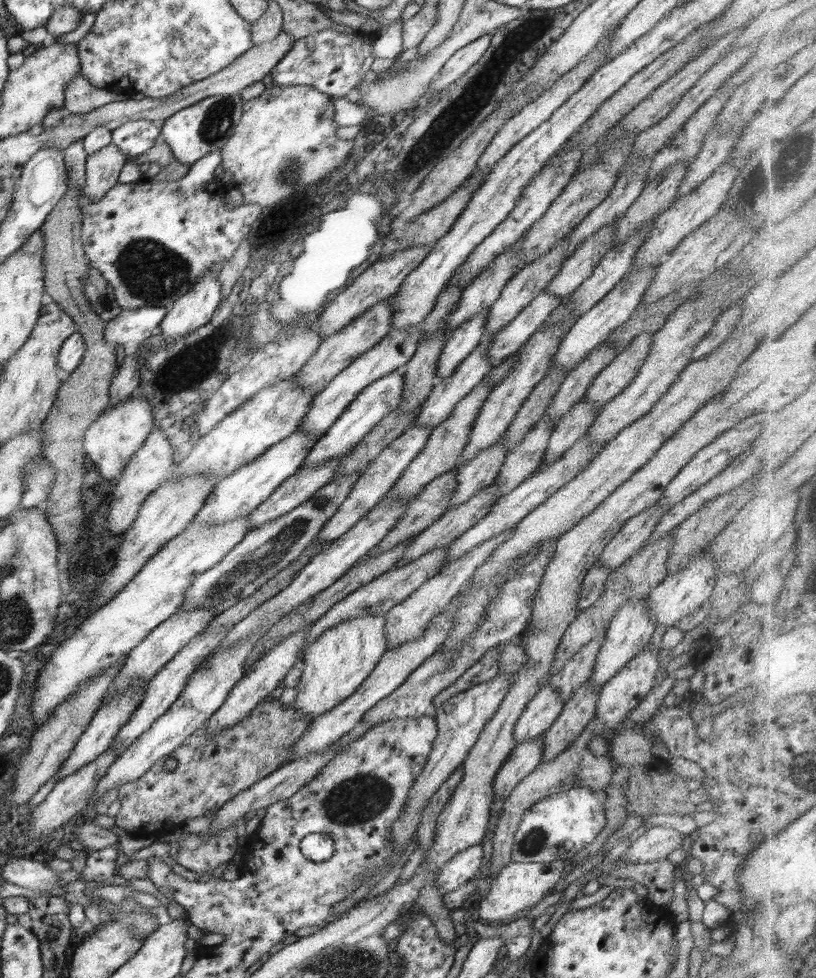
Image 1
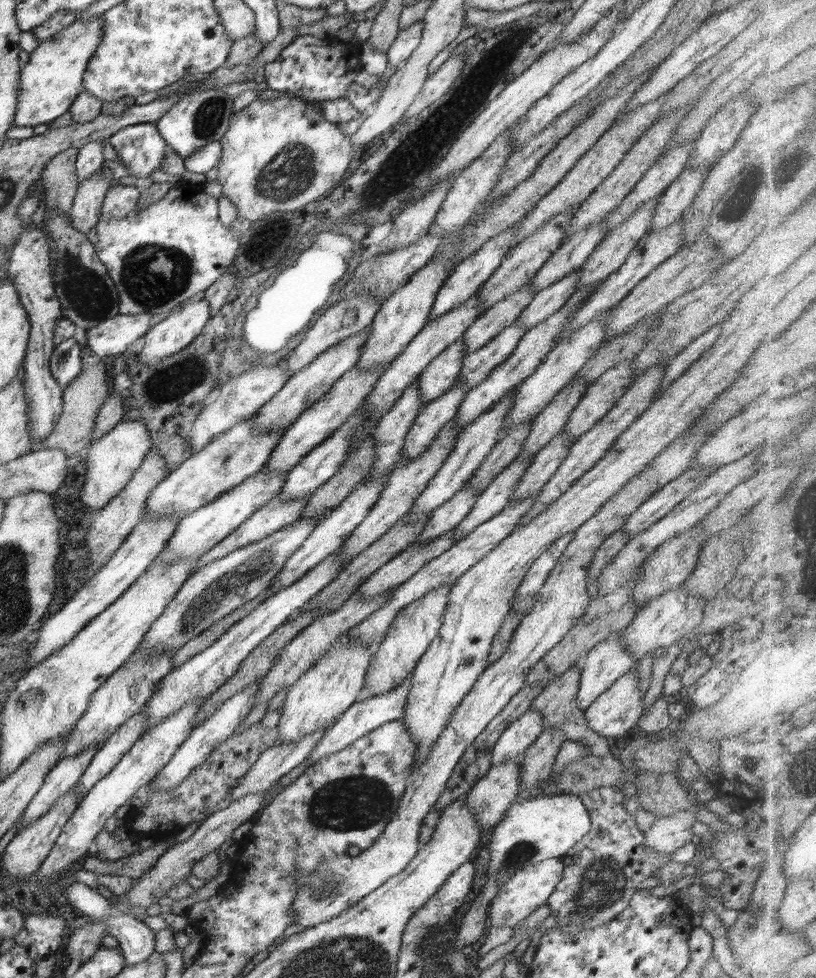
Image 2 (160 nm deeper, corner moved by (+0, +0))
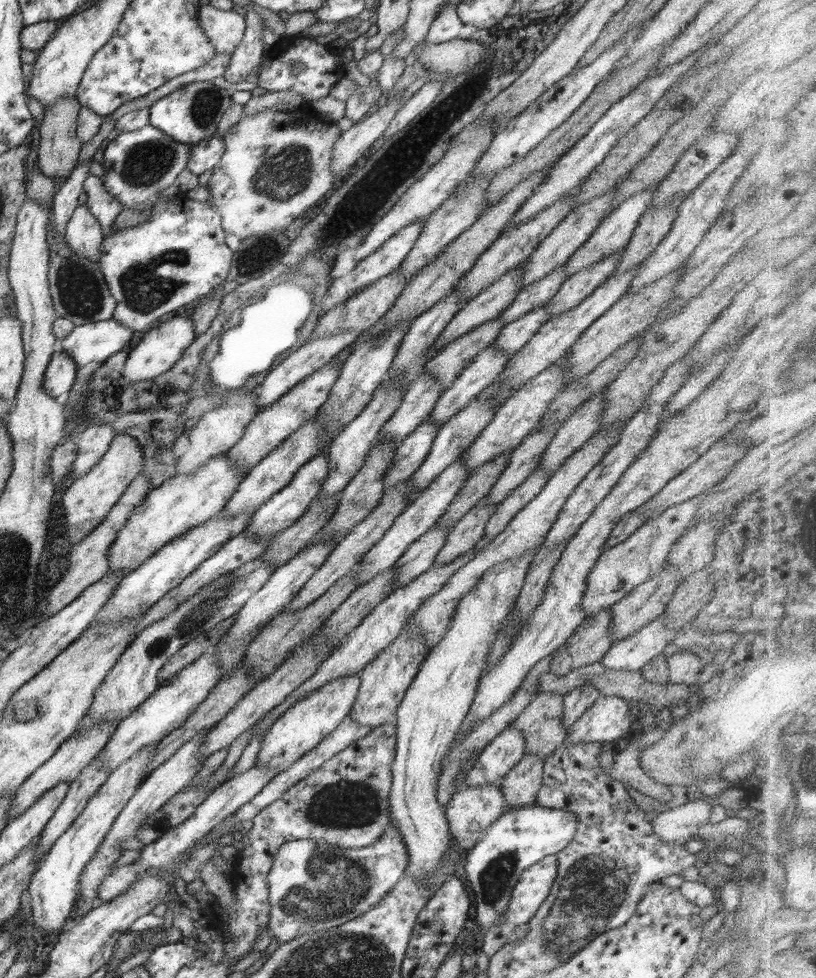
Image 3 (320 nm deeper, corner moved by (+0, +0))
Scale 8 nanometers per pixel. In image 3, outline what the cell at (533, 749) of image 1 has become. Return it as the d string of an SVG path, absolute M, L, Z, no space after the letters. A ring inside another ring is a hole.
M498 782L486 786L470 786L456 790L444 808L451 836L455 838L459 848L463 848L465 852L483 837L485 830L490 828L495 820L510 810L504 801L504 795Z

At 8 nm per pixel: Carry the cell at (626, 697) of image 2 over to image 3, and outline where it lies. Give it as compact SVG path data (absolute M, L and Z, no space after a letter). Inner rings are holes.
M600 695L596 702L569 726L564 743L571 744L615 742L624 737L634 721L628 700L619 696Z

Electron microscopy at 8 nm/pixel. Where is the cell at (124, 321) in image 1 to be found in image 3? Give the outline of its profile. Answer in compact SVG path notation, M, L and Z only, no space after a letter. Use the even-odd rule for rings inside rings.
M113 318L75 326L62 340L60 350L69 354L79 368L89 362L105 362L131 344L133 332Z

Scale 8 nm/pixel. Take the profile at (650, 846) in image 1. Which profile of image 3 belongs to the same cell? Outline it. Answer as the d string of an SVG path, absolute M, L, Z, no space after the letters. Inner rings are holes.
M694 800L682 806L670 804L666 813L653 819L654 832L665 842L686 844L709 821L713 804L708 800Z

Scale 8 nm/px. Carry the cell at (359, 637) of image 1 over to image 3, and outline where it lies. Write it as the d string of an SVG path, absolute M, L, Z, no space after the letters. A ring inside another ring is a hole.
M360 676L342 677L325 684L322 688L311 692L308 696L296 701L267 730L261 742L255 765L264 768L277 768L275 772L288 770L299 758L314 750L324 738L328 738L341 722L349 716L355 703L360 686Z

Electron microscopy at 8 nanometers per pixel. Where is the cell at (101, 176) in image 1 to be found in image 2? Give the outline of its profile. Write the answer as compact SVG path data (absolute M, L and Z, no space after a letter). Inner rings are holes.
M95 172L86 183L78 186L69 210L71 225L82 234L88 234L101 217L101 206L114 182L108 182Z

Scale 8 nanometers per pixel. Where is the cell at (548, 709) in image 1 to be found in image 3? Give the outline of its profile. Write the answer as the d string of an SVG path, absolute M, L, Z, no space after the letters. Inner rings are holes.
M511 726L501 732L484 750L478 755L475 763L467 770L464 787L486 786L495 784L505 774L508 774L520 759L525 755L525 742L522 733Z

